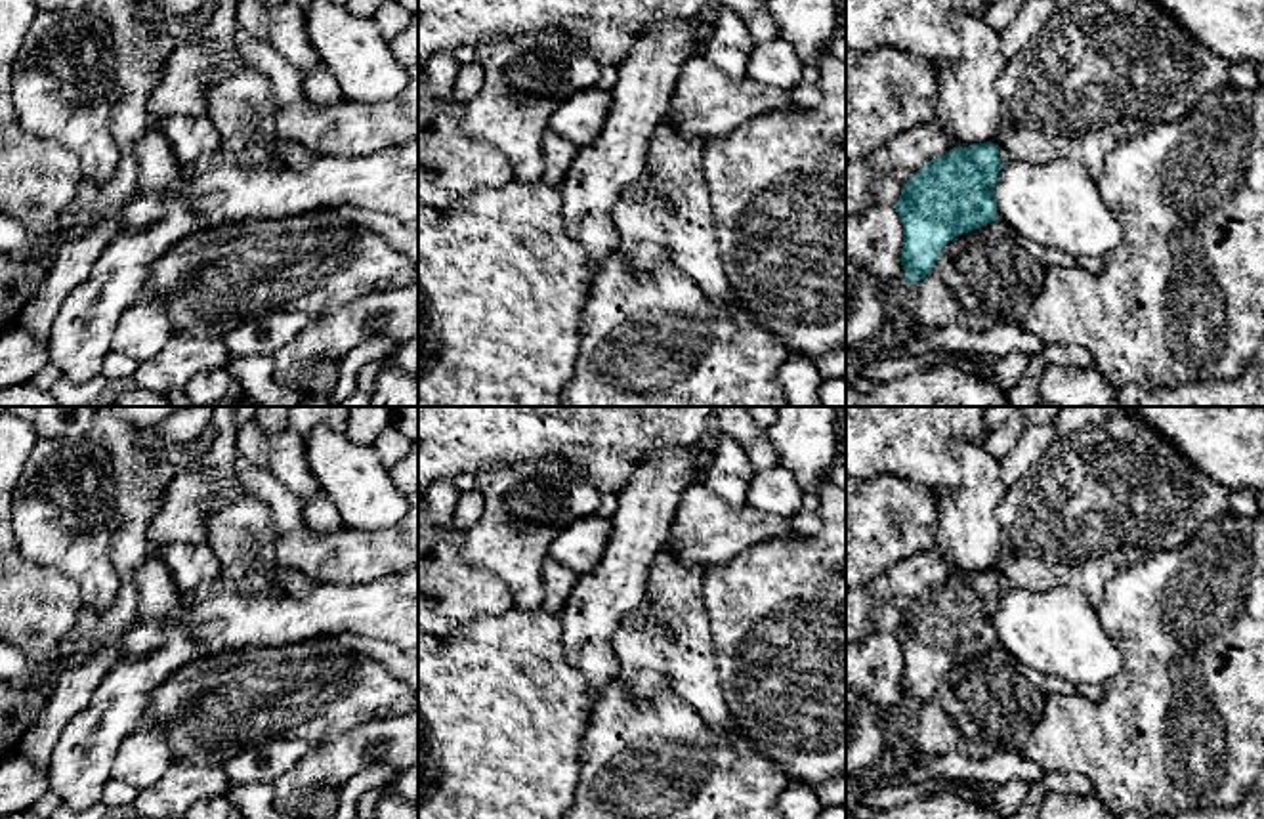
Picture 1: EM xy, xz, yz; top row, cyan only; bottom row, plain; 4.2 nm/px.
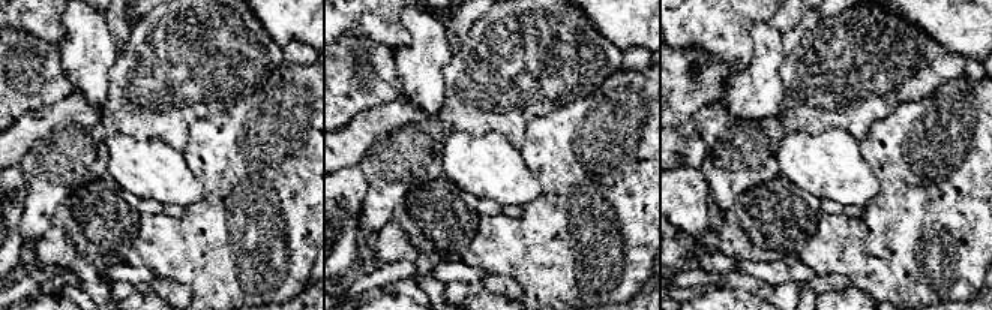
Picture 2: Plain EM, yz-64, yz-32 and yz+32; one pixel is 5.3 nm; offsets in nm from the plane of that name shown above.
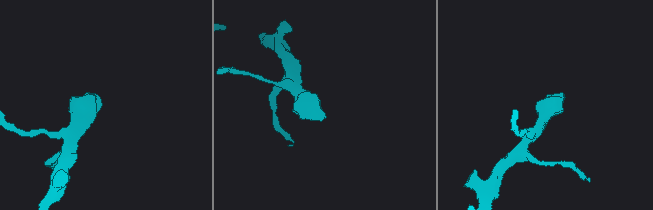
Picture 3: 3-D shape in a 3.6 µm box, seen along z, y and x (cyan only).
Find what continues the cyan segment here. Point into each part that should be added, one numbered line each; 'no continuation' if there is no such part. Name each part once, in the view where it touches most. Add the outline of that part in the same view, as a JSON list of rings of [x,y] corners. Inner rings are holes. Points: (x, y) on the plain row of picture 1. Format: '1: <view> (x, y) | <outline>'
1: yz (1100, 501) | [[[1123,409],[1085,430],[1058,435],[1008,489],[997,510],[1002,548],[993,571],[1002,594],[1012,590],[1046,594],[1067,586],[1081,592],[1092,607],[1098,607],[1115,575],[1136,567],[1157,552],[1186,544],[1209,521],[1230,514],[1230,491],[1201,473],[1132,410]]]

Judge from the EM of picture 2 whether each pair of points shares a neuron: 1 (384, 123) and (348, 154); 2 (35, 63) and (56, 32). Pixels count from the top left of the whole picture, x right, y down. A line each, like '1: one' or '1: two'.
1: one
2: two

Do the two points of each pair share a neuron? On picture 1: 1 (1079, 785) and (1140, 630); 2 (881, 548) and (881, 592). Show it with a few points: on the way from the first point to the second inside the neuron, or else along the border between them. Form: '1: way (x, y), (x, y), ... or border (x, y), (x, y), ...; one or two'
1: border (1062, 772), (1079, 772), (1095, 791); two
2: border (919, 552), (896, 560), (865, 585); two

